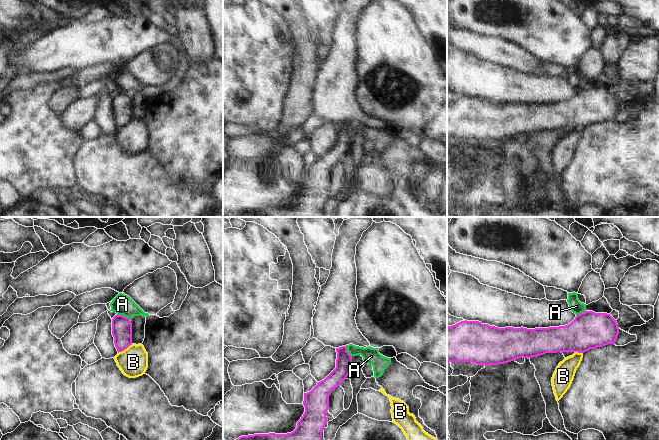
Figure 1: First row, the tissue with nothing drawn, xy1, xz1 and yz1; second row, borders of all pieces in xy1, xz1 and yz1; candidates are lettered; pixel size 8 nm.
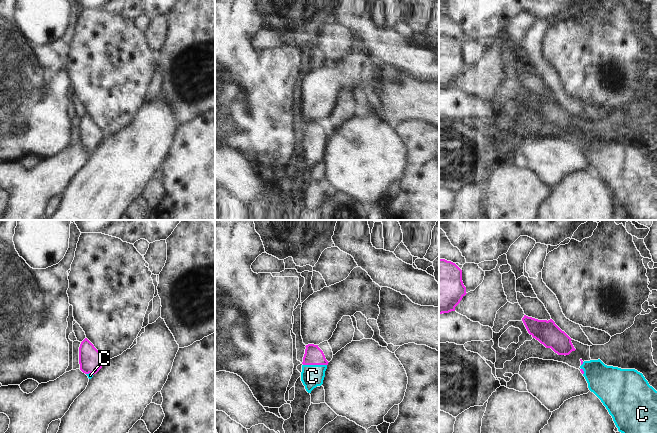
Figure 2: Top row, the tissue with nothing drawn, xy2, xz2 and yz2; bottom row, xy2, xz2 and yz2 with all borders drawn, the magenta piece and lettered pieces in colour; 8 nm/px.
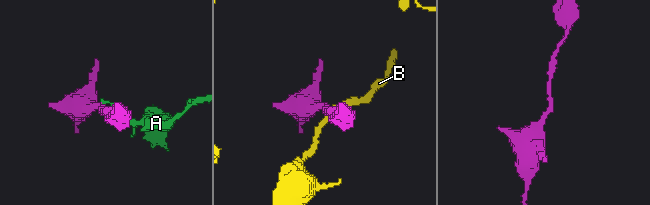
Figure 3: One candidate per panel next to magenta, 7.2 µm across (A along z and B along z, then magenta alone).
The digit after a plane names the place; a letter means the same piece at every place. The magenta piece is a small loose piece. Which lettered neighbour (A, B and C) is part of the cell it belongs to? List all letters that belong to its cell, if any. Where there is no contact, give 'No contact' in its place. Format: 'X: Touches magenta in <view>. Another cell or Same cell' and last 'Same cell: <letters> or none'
A: Touches magenta in xy1. Another cell
B: Touches magenta in xy1. Another cell
C: Touches magenta in xz2. Same cell
Same cell: C.

